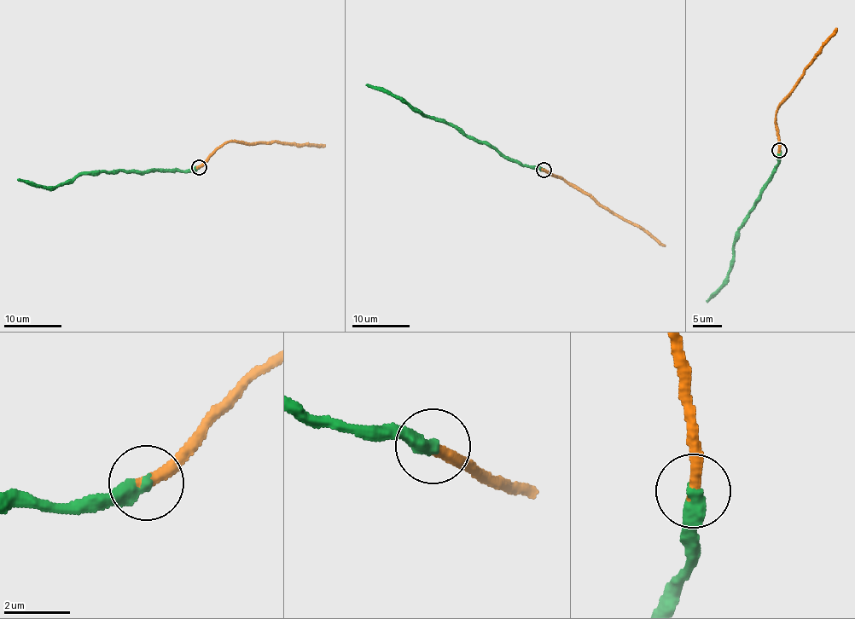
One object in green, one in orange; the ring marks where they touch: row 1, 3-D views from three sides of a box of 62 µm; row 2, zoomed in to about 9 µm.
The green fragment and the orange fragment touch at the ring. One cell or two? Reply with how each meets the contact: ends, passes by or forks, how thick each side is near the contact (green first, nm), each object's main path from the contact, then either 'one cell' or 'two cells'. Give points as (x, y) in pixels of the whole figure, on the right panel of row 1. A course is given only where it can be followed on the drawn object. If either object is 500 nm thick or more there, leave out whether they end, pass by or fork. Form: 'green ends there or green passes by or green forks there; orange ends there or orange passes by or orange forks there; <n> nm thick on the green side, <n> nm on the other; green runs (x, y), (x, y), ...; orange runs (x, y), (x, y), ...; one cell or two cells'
green ends there; orange ends there; 440 nm thick on the green side, 360 nm on the other; green runs (778, 151), (776, 167), (735, 241), (729, 274), (718, 291), (706, 303); orange runs (778, 151), (776, 111), (822, 44), (836, 28); one cell

